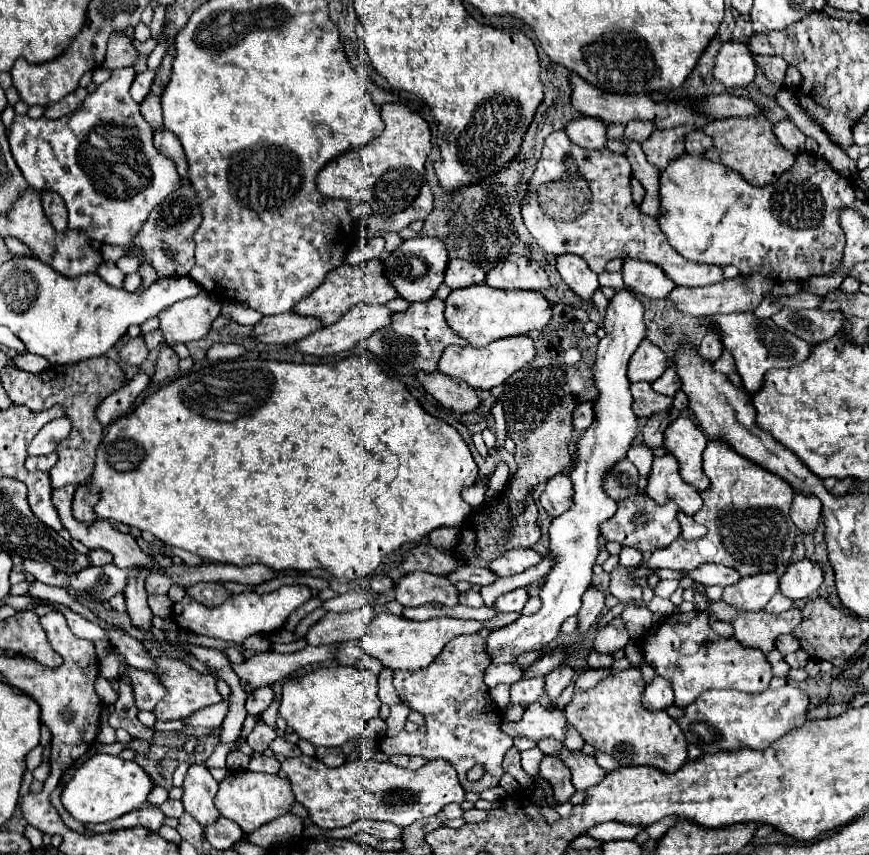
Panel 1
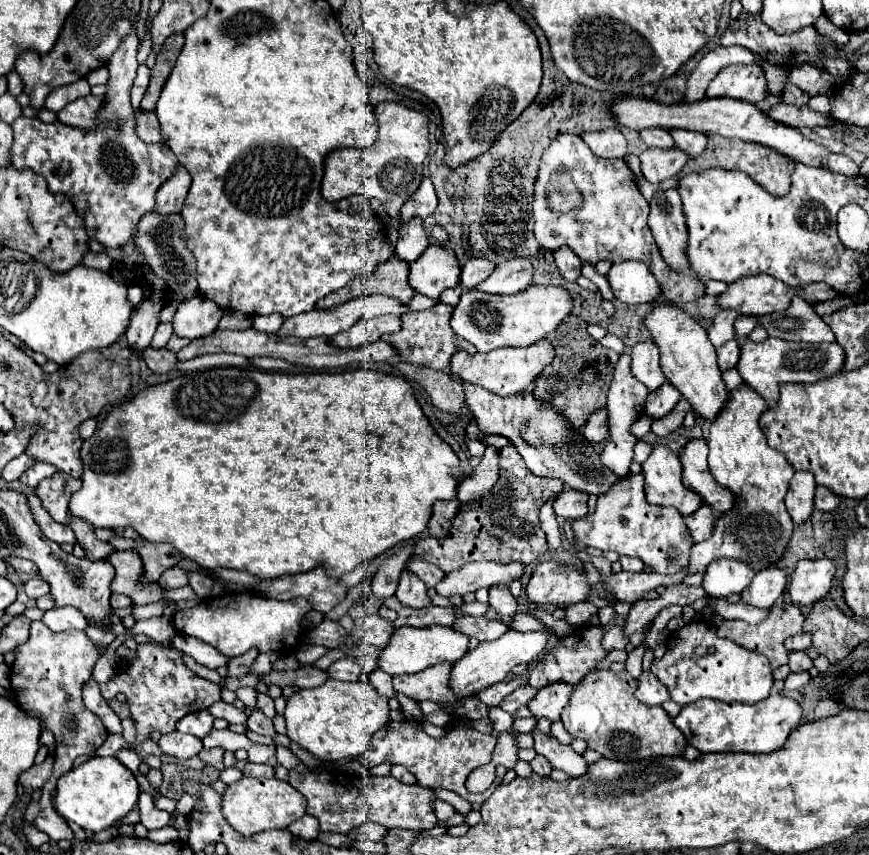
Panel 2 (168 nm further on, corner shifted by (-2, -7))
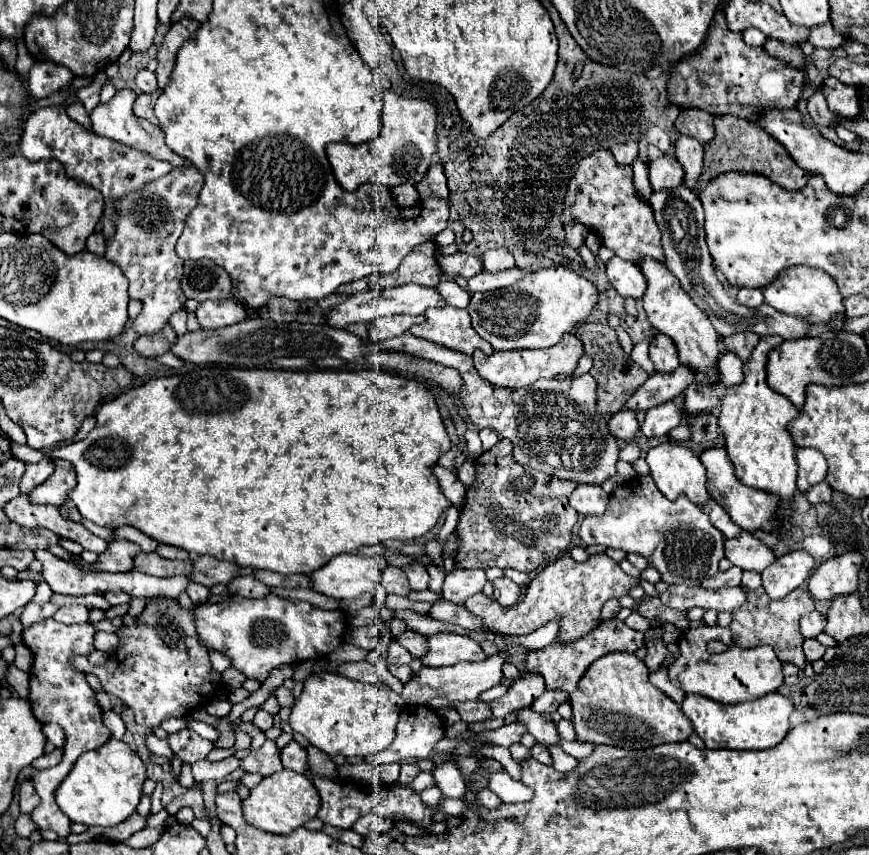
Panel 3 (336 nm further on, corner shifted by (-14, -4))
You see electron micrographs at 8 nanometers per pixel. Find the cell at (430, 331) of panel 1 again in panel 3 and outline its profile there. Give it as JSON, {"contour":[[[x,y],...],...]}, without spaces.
{"contour":[[[432,308],[424,312],[424,318],[426,322],[412,326],[412,330],[408,332],[428,342],[446,346],[450,350],[458,350],[462,354],[472,354],[476,348],[480,348],[484,354],[494,352],[492,346],[486,340],[482,340],[470,326],[470,316],[466,308]]]}

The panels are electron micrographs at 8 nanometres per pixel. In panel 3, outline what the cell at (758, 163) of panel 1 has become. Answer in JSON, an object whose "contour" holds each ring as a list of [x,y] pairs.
{"contour":[[[726,114],[726,116],[716,116],[714,126],[716,126],[716,138],[704,146],[704,170],[700,174],[702,188],[708,184],[712,176],[720,172],[732,172],[732,170],[764,174],[784,190],[800,190],[806,184],[810,174],[800,166],[796,166],[796,162],[790,158],[790,154],[780,142],[776,142],[770,134],[754,126],[752,122]]]}

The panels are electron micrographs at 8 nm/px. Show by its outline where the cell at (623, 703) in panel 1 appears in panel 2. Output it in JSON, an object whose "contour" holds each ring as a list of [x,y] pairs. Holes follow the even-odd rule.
{"contour":[[[610,669],[592,671],[572,691],[568,707],[562,711],[566,731],[586,741],[586,745],[598,751],[602,757],[618,761],[636,761],[656,755],[682,755],[686,737],[676,729],[672,717],[662,709],[662,723],[656,721],[658,709],[640,703],[634,697],[636,679],[628,671],[614,673]],[[632,737],[632,739],[624,739]]]}

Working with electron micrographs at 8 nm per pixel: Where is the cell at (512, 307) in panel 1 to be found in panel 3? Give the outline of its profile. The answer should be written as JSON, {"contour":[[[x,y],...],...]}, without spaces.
{"contour":[[[556,266],[532,272],[504,290],[472,294],[468,312],[472,316],[472,328],[480,338],[490,342],[494,350],[548,348],[558,344],[566,332],[590,316],[596,298],[596,286],[590,280]]]}

